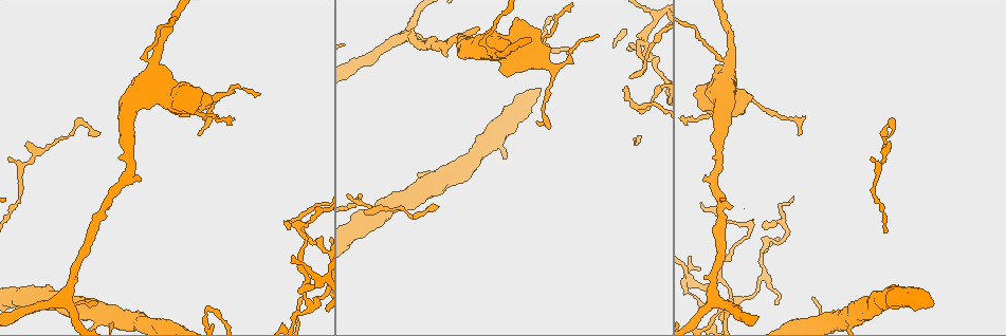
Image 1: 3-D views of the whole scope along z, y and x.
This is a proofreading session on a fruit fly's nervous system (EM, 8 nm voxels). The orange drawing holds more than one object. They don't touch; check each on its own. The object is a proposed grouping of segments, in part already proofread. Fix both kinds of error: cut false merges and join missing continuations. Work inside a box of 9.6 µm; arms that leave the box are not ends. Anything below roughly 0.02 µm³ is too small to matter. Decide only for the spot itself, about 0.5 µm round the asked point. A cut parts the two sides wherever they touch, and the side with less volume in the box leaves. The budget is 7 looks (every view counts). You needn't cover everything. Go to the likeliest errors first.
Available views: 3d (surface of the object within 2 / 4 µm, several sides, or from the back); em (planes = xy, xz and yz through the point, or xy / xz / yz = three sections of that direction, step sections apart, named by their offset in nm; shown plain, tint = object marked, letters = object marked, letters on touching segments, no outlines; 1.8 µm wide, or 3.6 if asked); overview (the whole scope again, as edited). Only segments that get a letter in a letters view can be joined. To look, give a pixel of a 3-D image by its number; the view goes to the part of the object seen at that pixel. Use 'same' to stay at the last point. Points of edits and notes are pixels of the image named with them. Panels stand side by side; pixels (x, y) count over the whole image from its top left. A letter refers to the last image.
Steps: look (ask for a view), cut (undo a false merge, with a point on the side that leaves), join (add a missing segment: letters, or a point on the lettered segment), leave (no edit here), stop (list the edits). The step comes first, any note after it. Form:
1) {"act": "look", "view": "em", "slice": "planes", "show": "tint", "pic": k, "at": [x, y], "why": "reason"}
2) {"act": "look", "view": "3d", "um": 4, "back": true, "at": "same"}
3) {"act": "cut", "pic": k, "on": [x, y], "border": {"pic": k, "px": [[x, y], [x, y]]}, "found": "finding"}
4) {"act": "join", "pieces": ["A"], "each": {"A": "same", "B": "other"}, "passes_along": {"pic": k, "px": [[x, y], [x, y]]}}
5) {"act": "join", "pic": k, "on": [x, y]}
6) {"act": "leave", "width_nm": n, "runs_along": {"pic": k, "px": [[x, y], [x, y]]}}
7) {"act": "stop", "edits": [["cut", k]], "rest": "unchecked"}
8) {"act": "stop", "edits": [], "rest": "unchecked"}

{"act": "look", "view": "3d", "um": 2, "pic": 1, "at": [308, 304], "why": "a fork"}

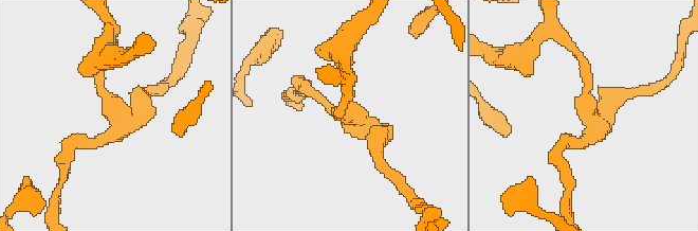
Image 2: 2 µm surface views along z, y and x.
{"act": "look", "view": "em", "slice": "planes", "show": "tint", "pic": 2, "at": [120, 115], "arms": 3}

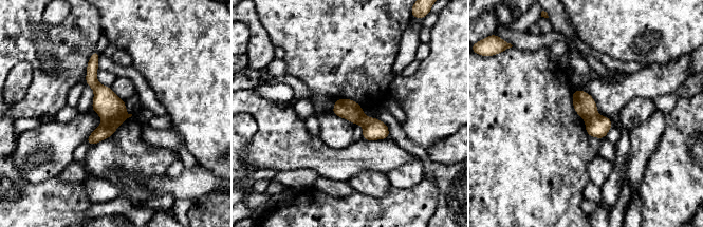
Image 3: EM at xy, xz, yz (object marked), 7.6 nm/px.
{"act": "look", "view": "em", "slice": "planes", "show": "letters", "at": "same"}

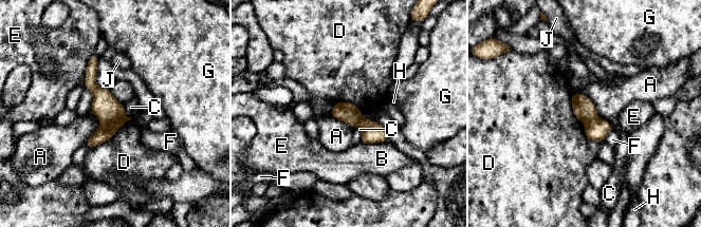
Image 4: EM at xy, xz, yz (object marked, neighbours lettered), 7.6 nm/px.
{"act": "leave", "each": {"A": "other", "B": "other", "C": "other", "D": "other", "E": "other", "F": "other", "G": "other", "H": "other", "J": "other"}, "found": "one neuron here"}

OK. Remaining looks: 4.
{"act": "look", "view": "3d", "um": 4, "back": true, "pic": 1, "at": [536, 123], "why": "an open end"}

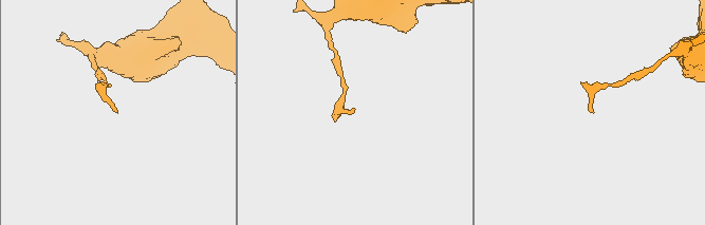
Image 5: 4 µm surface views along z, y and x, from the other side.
{"act": "look", "view": "em", "slice": "planes", "show": "letters", "pic": 5, "at": [115, 109]}

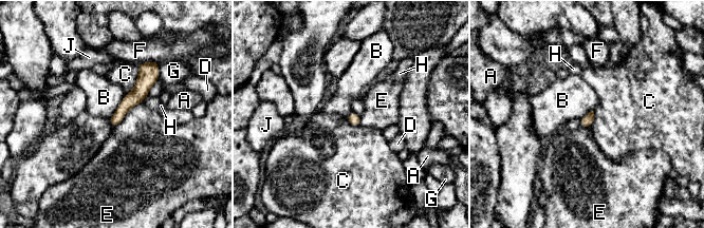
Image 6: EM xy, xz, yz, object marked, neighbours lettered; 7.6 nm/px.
{"act": "leave", "longest_contact_nm": ["E", 300], "each": {"A": "other", "B": "other", "C": "other", "D": "other", "E": "other", "F": "other", "G": "other", "H": "other", "J": "other"}, "found": "none of them fits"}

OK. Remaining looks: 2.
{"act": "look", "view": "em", "slice": "yz", "step": 16, "show": "tint", "pic": 1, "at": [782, 222], "why": "abrupt turn"}

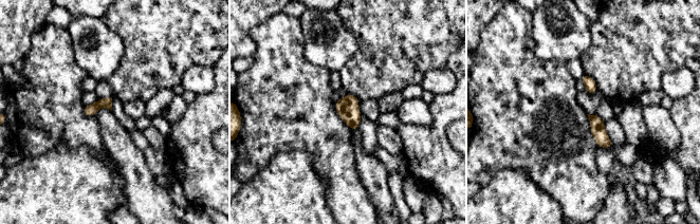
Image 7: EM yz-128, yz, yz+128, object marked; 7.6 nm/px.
{"act": "look", "view": "em", "slice": "planes", "show": "letters", "at": "same", "why": "another direction"}

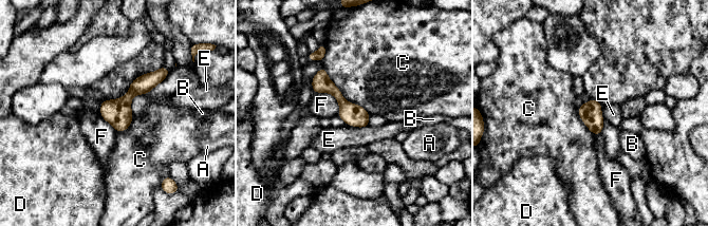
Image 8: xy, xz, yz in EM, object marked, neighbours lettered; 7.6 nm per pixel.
{"act": "leave", "longest_contact_nm": ["C", 500], "each": {"A": "other", "B": "other", "C": "other", "D": "other", "E": "other", "F": "other"}, "runs_along": {"pic": 8, "px": [[164, 73], [103, 113]]}, "found": "continuous, no second neuron"}

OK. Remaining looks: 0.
{"act": "stop", "edits": [], "rest": "unchecked"}

